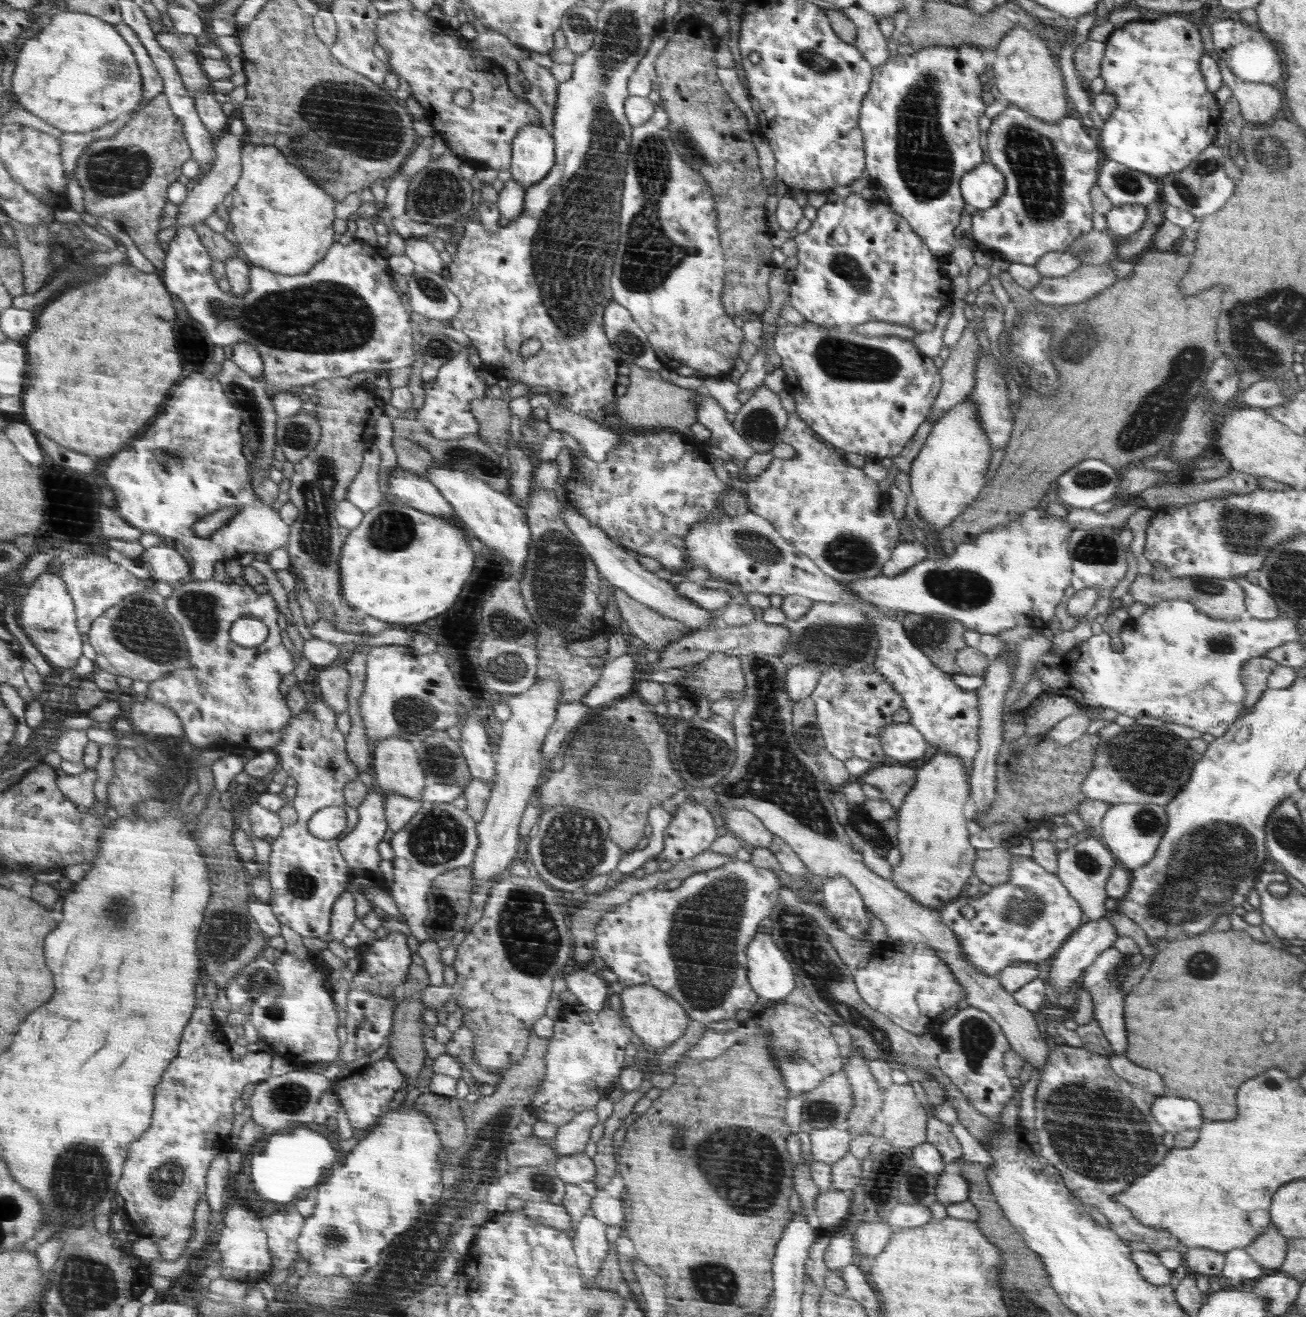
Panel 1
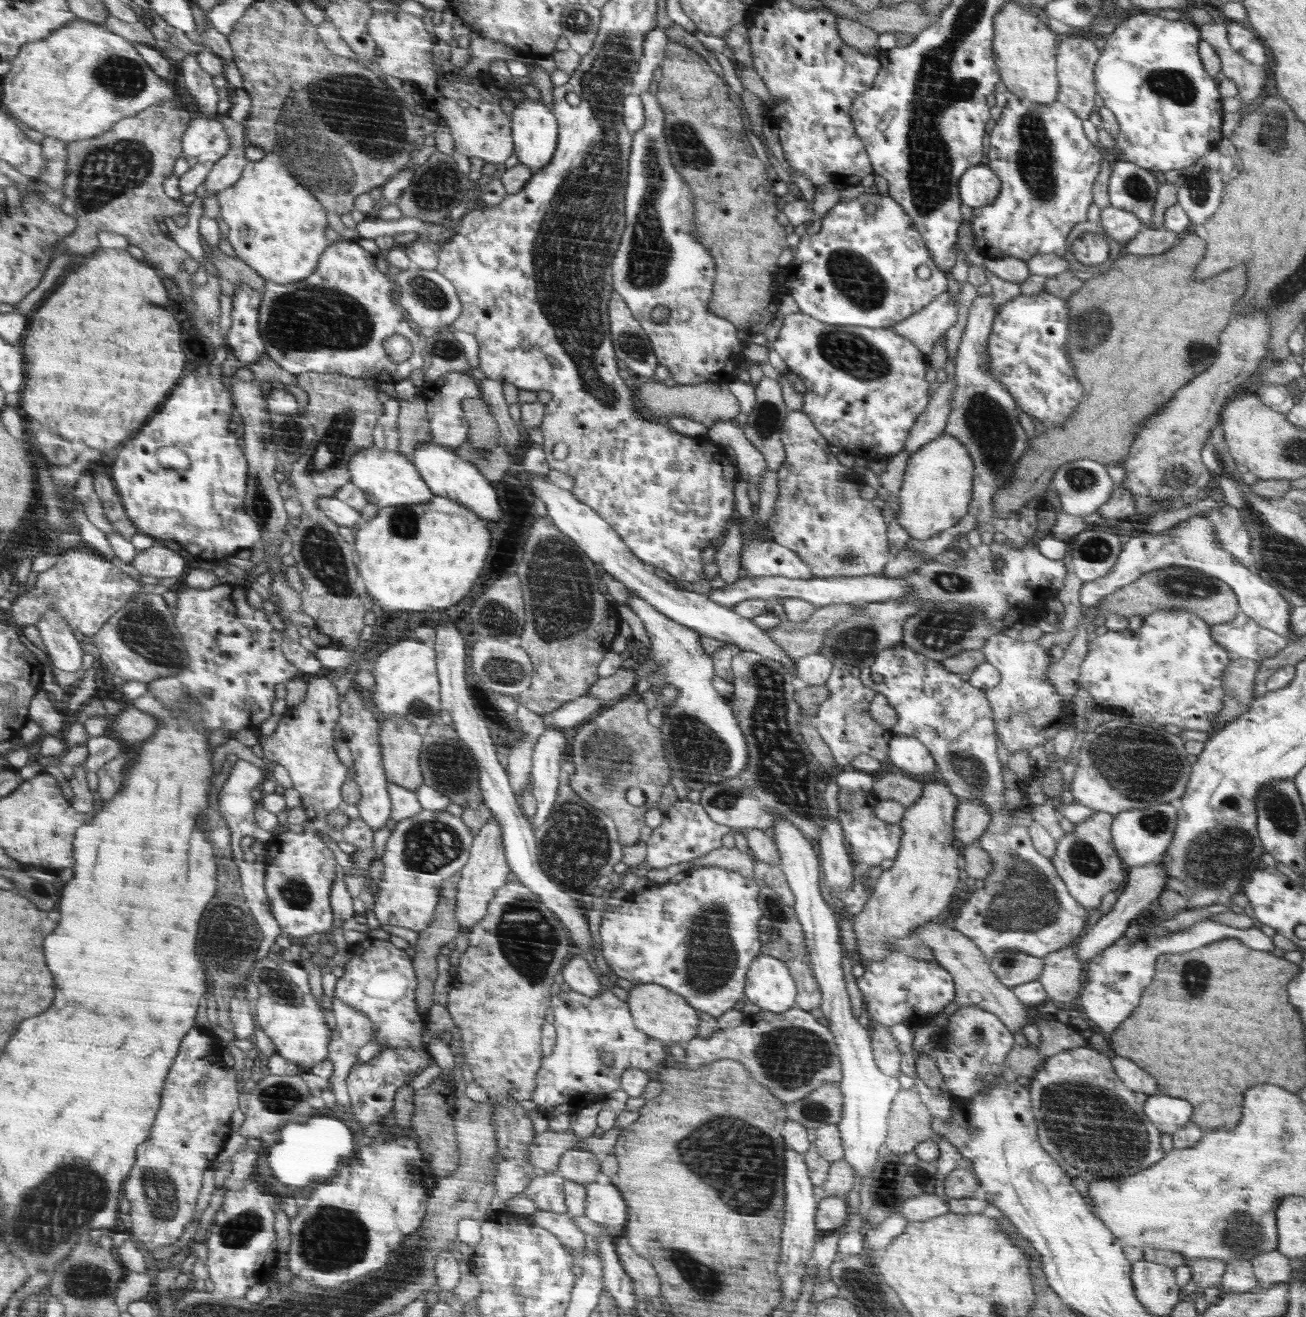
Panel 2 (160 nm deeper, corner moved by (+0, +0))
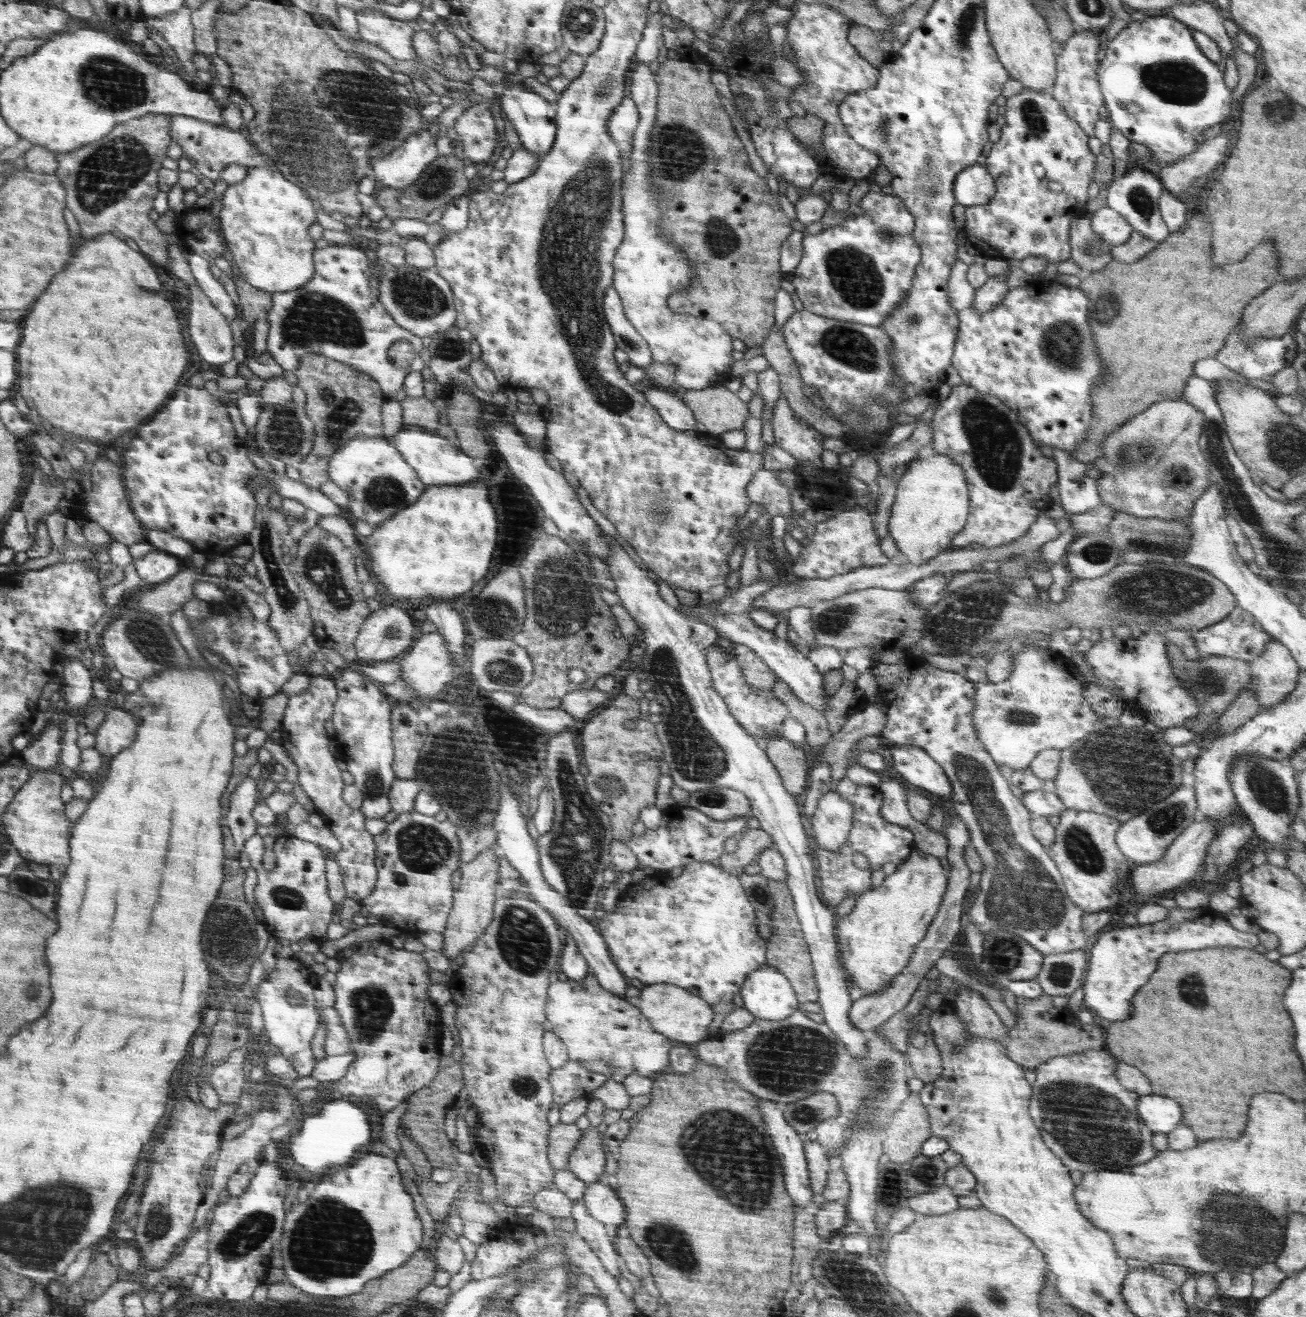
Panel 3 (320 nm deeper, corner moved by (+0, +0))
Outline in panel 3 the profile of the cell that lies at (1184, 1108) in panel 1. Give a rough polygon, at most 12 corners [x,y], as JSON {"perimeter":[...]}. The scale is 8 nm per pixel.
{"perimeter":[[1166,1096],[1139,1099],[1138,1113],[1153,1132],[1182,1122],[1180,1104]]}

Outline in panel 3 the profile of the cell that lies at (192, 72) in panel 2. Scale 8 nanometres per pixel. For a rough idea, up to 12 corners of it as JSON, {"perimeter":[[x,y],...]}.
{"perimeter":[[184,6],[174,15],[146,19],[162,34],[194,83],[200,71],[193,12]]}

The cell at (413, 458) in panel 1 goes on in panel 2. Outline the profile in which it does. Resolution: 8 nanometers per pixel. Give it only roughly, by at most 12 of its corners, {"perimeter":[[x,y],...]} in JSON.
{"perimeter":[[394,384],[380,390],[397,399],[398,452],[410,458],[431,440],[424,398],[402,400]]}

